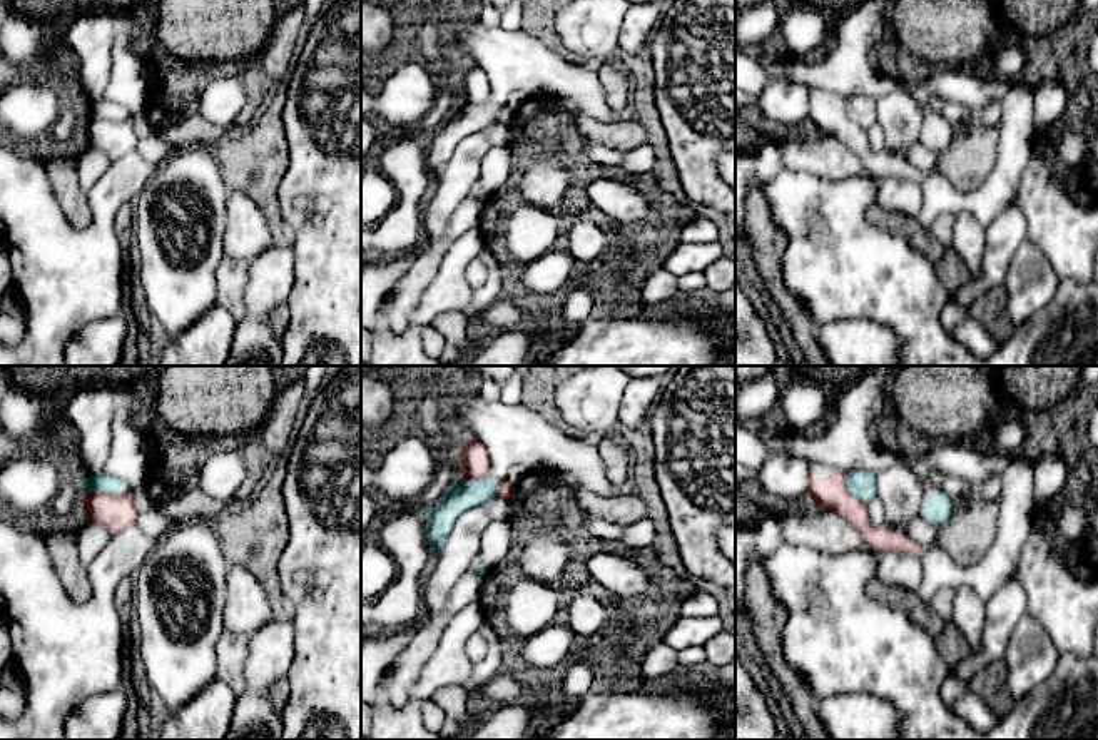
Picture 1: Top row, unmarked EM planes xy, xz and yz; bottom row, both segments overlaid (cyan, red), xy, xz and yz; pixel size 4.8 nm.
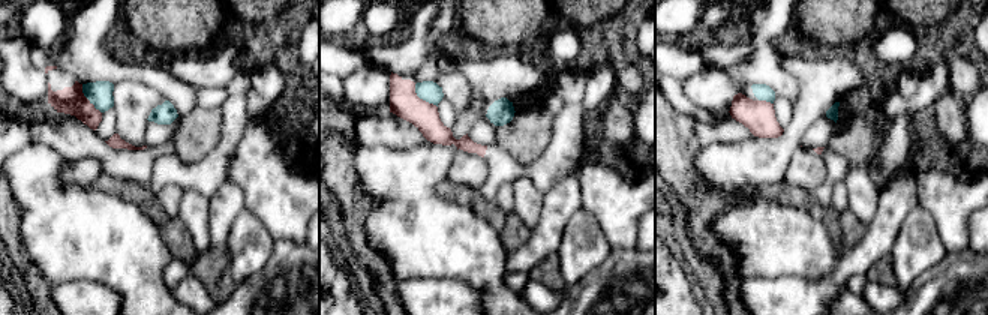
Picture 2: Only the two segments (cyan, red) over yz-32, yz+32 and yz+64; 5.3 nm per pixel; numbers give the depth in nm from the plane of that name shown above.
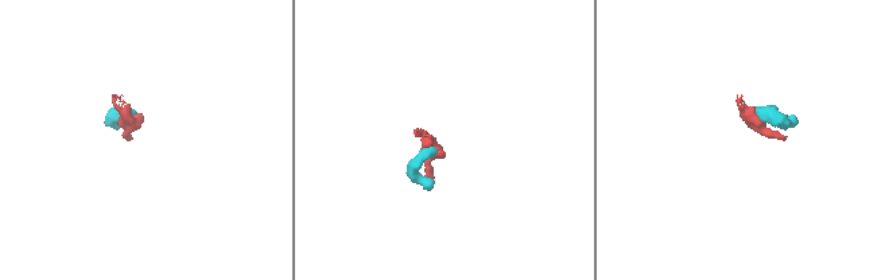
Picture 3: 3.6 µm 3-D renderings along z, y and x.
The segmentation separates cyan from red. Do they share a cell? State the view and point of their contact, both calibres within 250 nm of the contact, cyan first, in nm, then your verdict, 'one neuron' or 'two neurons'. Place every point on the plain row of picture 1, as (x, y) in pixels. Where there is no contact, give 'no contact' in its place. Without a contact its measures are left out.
yz (849, 117) | 130/160 nm | two neurons

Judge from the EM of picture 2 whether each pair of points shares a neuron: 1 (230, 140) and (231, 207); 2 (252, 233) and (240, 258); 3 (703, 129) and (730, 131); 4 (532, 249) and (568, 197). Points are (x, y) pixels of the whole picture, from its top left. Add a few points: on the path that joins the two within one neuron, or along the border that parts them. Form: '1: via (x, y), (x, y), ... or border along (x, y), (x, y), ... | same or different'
1: border along (227, 180), (210, 198) | different
2: via (249, 239), (249, 249), (246, 252) | same
3: via (709, 131), (724, 131) | same
4: via (546, 236), (556, 210) | same

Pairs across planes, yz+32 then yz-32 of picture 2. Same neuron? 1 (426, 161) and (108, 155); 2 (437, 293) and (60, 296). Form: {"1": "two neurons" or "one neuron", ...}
{"1": "two neurons", "2": "one neuron"}

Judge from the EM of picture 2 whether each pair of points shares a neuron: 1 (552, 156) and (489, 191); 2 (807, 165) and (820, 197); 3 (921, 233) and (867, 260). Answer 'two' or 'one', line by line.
1: one
2: two
3: two

